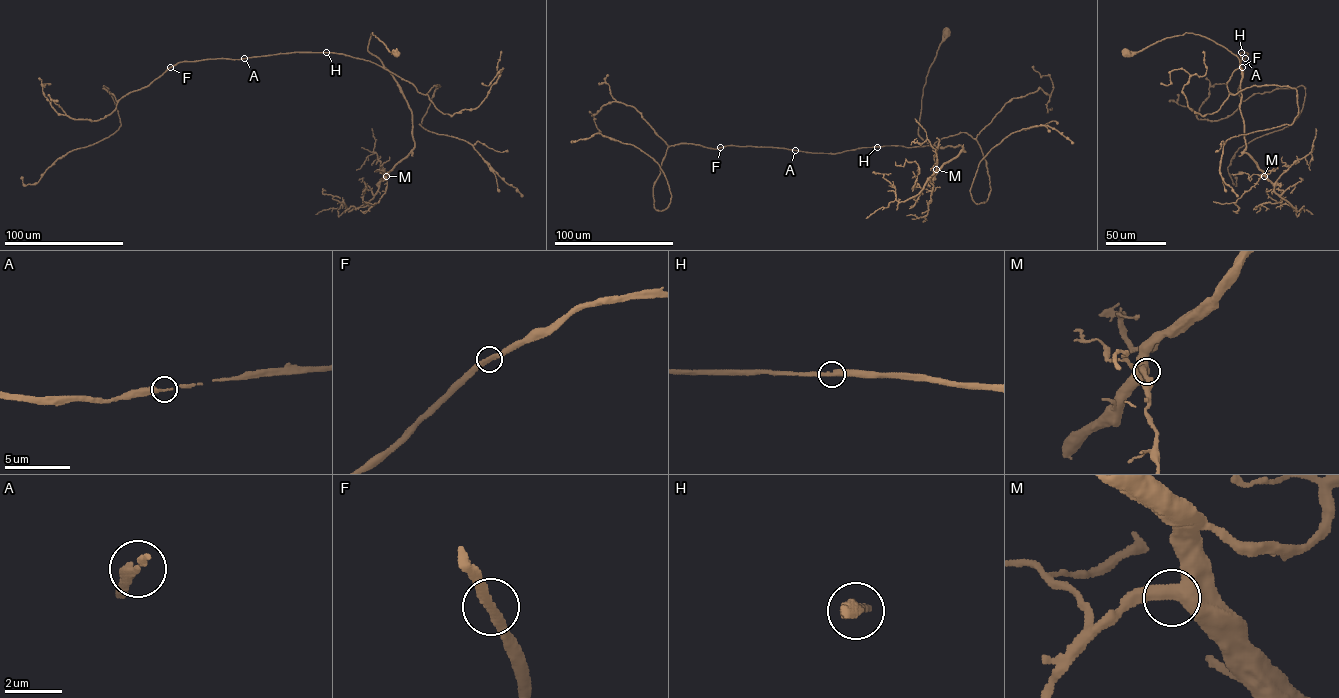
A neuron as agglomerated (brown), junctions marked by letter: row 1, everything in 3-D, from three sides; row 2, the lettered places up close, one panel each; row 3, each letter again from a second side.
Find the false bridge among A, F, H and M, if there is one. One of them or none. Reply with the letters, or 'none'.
none

